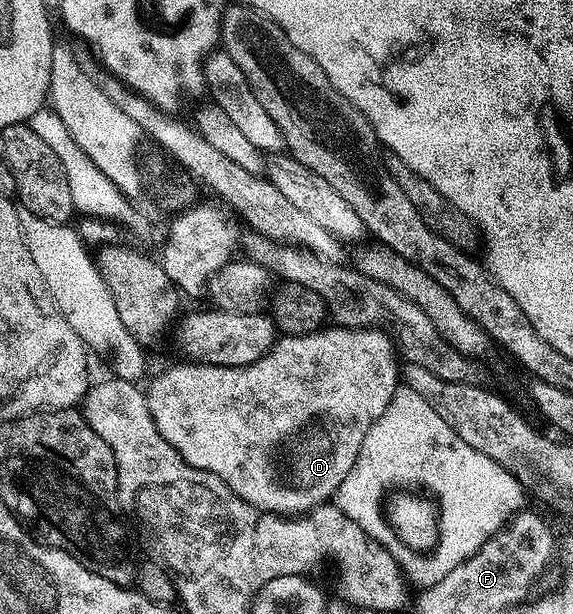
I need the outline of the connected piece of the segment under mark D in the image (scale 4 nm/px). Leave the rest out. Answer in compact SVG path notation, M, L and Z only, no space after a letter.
M330 325L321 331L314 331L311 335L282 335L275 342L273 351L260 357L260 361L243 367L217 367L211 363L185 362L179 367L170 367L167 371L160 372L151 381L150 388L148 386L145 388L148 409L152 413L152 421L156 421L156 429L160 429L160 437L164 437L164 441L168 441L168 445L172 445L172 449L176 449L176 453L180 453L180 457L188 461L188 465L220 477L220 481L224 481L224 485L228 485L232 493L236 493L258 510L273 511L275 515L283 517L297 516L333 500L338 487L344 481L344 477L348 477L360 453L368 429L372 429L380 413L388 409L394 392L400 386L400 359L396 354L396 344L385 330L376 327Z

